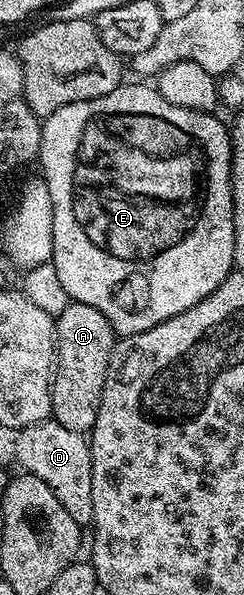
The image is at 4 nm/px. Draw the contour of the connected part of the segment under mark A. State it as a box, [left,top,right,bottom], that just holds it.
[52,302,115,432]

